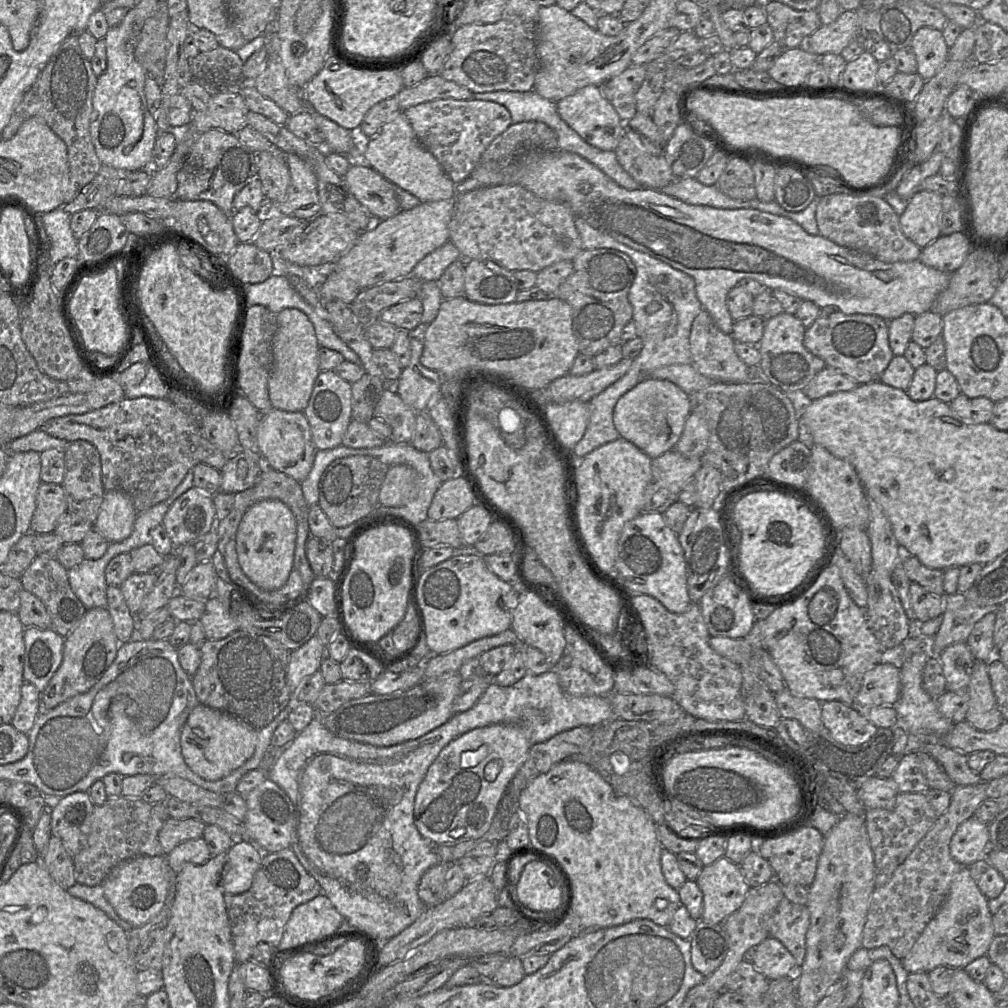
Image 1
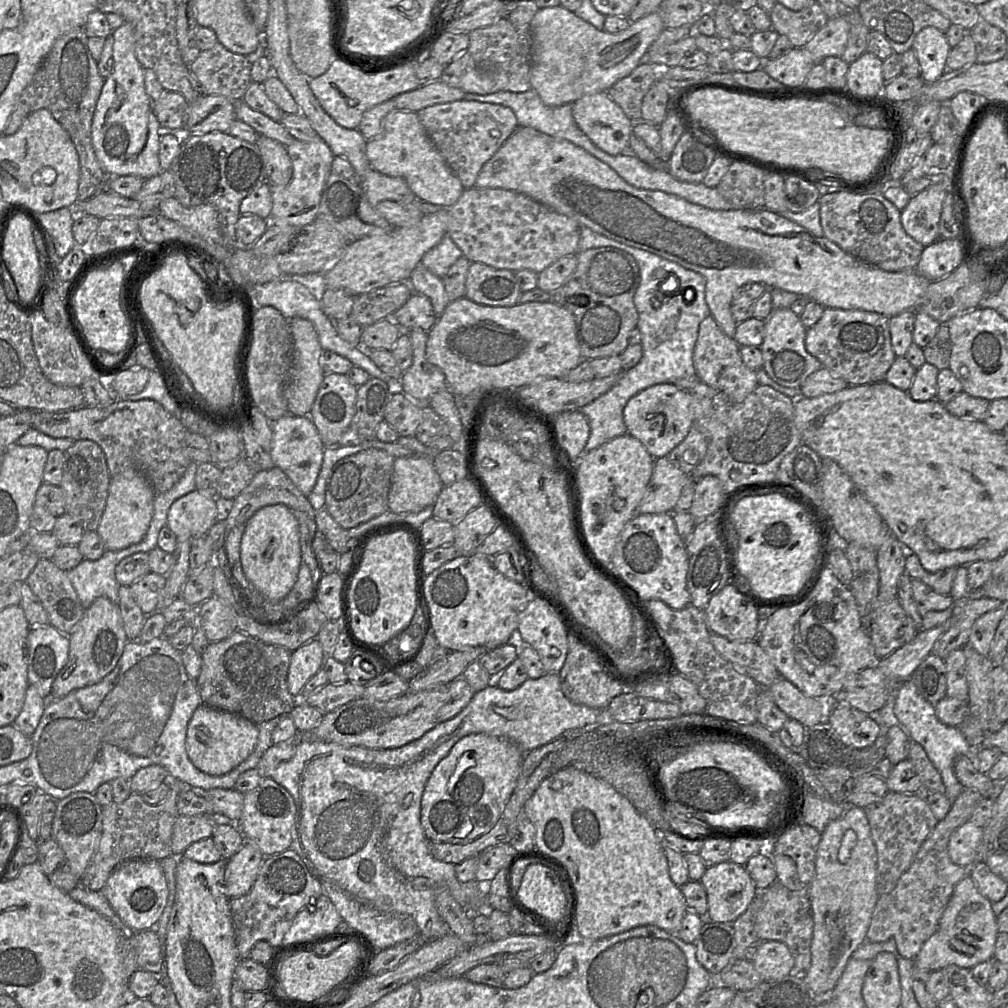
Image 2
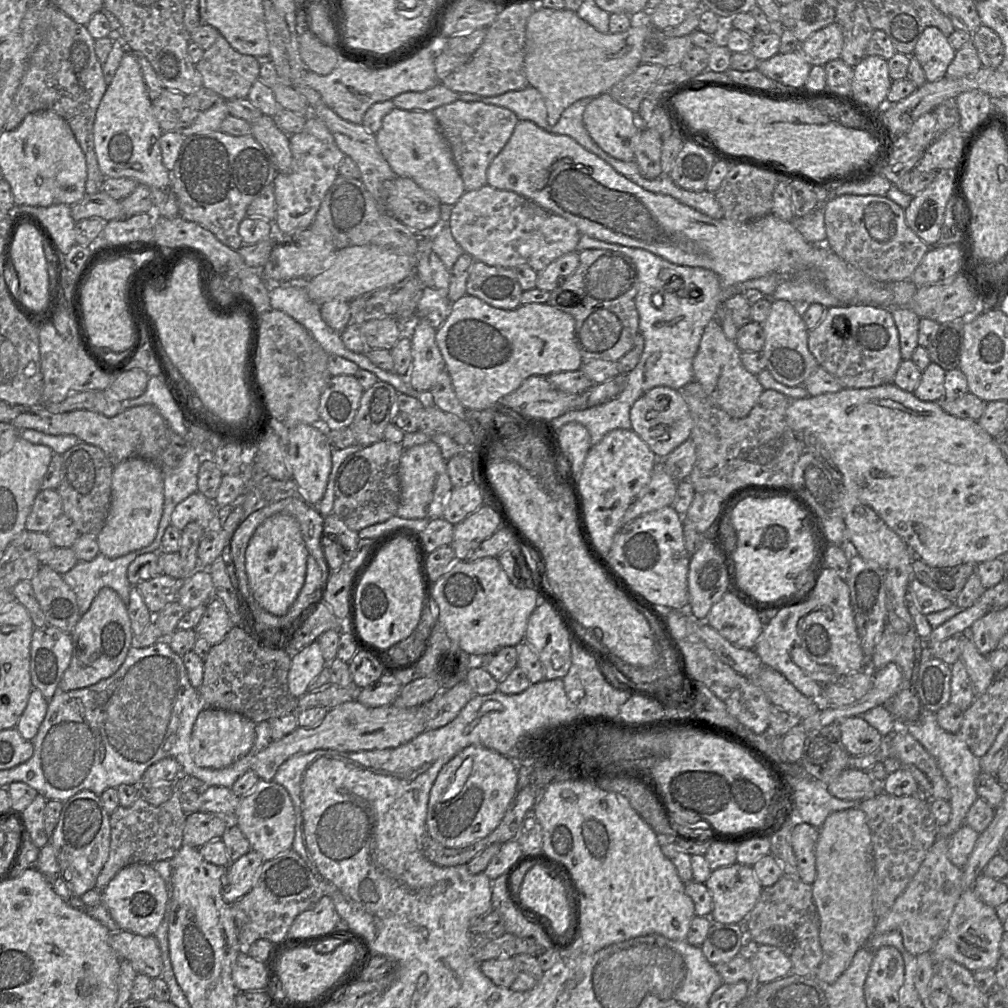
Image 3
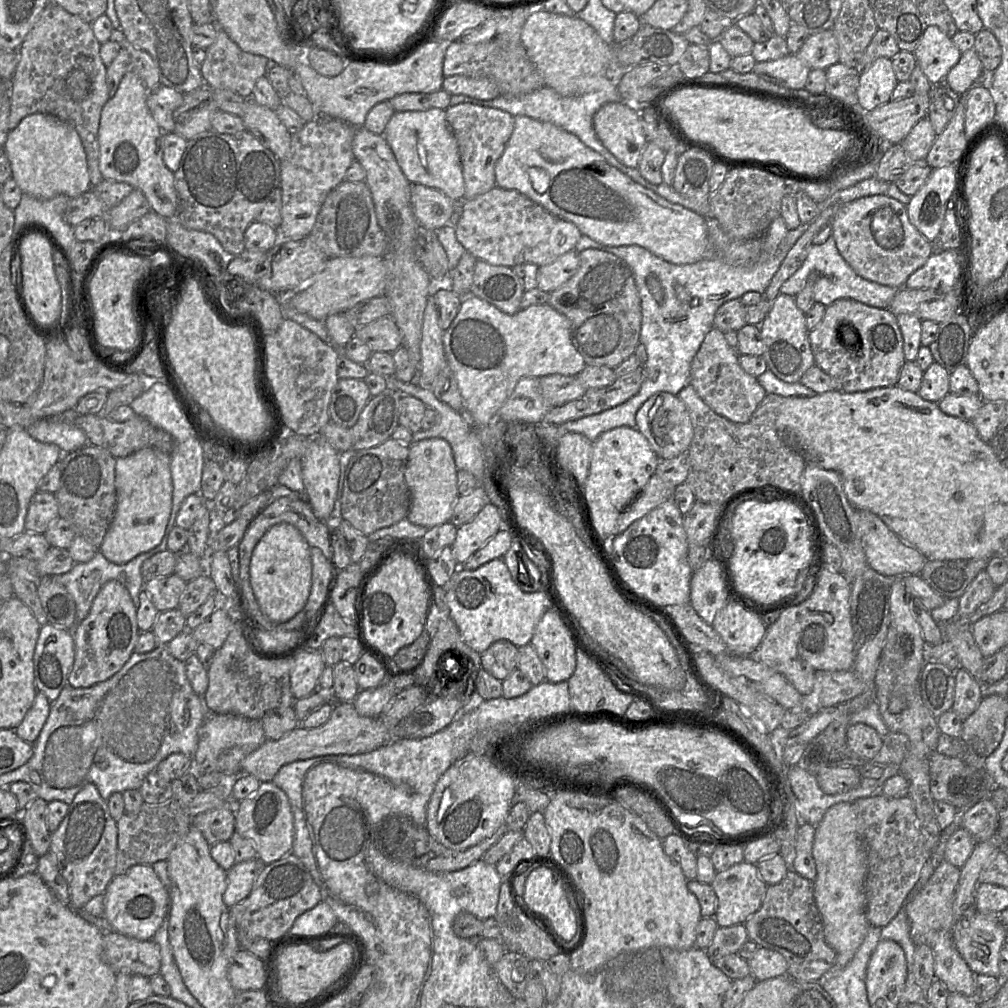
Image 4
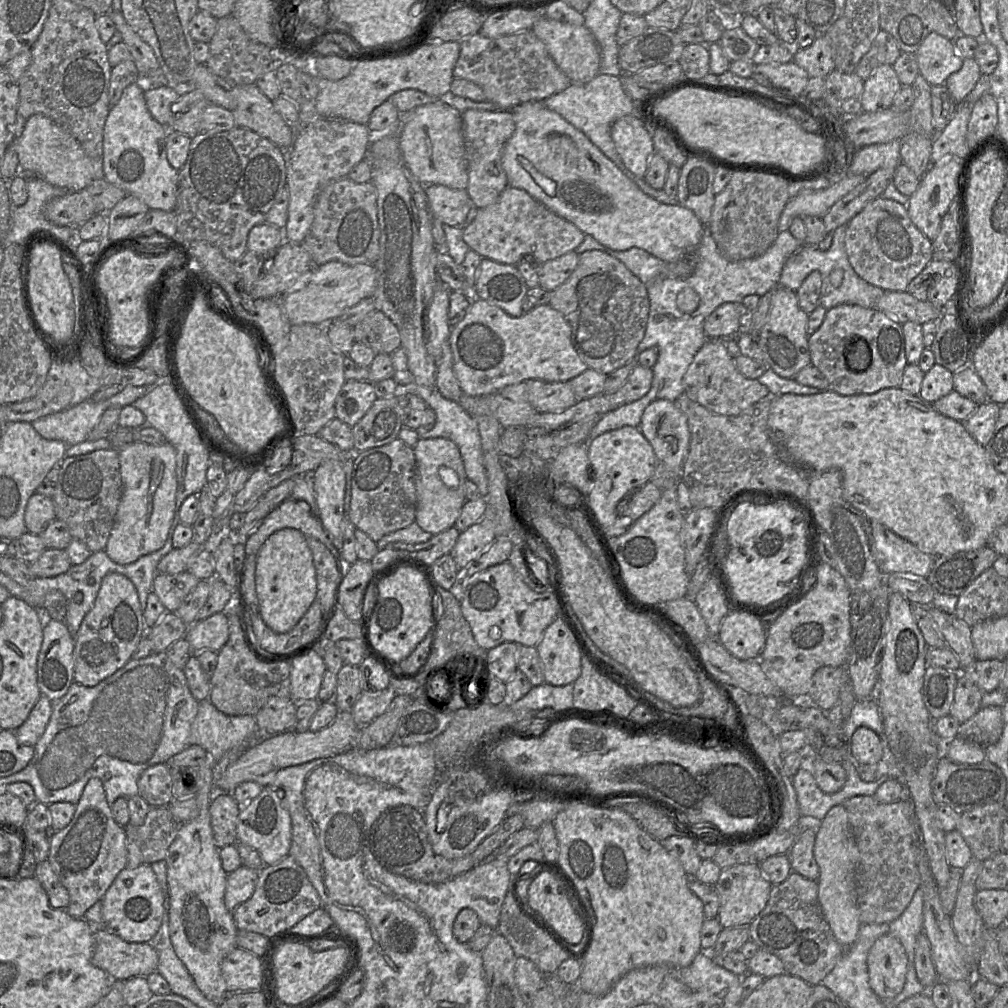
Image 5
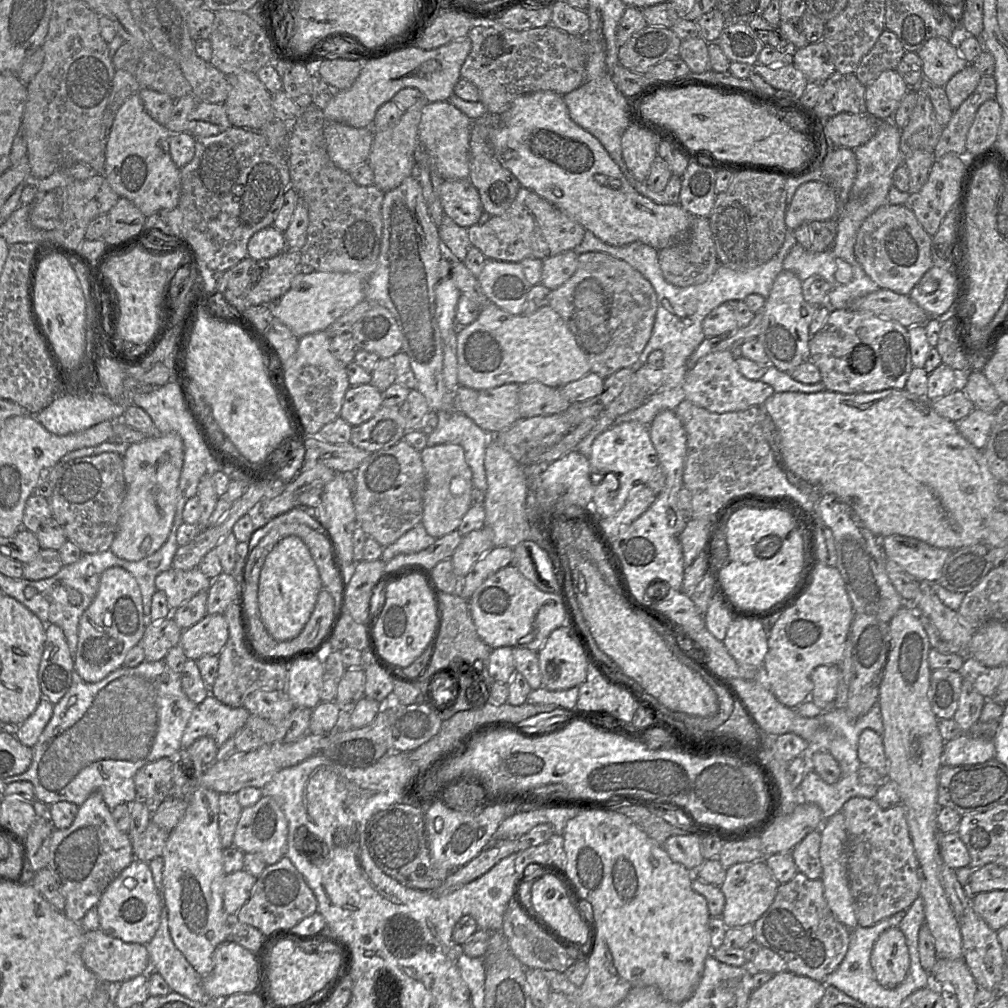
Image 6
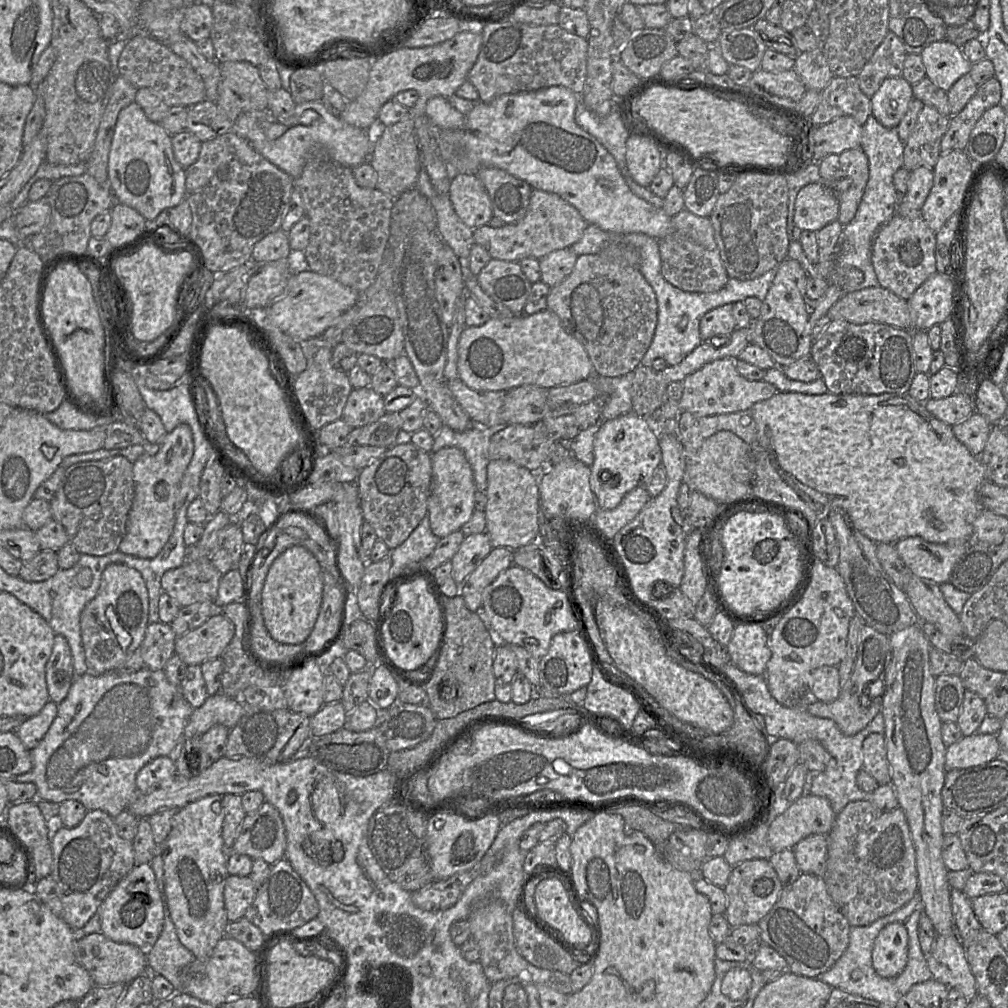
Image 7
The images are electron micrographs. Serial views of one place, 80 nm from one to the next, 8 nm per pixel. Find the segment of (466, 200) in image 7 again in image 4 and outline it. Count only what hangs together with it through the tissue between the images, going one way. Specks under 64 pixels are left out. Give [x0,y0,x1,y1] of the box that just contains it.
[411,184,455,230]

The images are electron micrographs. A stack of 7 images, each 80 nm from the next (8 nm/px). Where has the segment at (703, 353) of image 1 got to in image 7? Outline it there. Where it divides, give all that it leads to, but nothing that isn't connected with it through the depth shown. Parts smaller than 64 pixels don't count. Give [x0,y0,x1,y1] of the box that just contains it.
[678,358,777,417]

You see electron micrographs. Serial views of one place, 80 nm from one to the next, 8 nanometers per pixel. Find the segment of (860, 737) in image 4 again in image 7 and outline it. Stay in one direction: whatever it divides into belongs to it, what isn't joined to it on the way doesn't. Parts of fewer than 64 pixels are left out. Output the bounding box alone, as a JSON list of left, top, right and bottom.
[862,734,891,783]

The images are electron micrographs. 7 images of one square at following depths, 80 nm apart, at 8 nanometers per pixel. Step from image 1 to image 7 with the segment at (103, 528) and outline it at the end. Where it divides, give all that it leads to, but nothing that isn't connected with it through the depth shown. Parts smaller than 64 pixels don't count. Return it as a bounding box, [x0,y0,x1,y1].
[118,423,193,559]

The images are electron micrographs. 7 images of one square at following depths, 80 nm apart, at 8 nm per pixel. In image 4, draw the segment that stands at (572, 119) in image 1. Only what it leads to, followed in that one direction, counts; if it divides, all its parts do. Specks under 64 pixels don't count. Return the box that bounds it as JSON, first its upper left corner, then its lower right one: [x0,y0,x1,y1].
[593,102,648,168]

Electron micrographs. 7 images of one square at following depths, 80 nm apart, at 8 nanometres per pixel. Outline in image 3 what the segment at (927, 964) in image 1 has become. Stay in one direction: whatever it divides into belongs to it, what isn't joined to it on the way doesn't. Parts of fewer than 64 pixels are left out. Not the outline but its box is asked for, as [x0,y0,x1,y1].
[931,890,1004,972]

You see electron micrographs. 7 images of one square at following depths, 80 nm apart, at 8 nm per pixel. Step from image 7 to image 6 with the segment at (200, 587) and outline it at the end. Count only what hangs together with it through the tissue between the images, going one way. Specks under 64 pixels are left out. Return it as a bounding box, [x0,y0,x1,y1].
[155,568,212,610]

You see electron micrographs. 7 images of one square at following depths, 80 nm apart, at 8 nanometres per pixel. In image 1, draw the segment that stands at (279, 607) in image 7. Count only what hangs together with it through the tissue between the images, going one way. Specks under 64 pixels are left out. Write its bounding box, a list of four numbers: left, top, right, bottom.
[236,500,297,590]

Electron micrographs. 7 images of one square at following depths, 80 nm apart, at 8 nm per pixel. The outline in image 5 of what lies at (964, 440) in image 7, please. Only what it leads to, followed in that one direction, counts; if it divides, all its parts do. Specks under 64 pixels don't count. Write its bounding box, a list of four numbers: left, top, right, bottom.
[963,400,1000,446]

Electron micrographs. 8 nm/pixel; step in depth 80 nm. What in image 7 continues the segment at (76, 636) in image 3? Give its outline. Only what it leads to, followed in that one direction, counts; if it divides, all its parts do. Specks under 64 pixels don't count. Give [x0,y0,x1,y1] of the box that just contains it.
[80,563,149,675]

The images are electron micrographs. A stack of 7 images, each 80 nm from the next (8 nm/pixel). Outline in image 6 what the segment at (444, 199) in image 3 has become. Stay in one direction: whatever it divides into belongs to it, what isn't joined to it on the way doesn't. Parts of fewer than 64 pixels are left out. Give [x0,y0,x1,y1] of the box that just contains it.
[418,101,472,180]

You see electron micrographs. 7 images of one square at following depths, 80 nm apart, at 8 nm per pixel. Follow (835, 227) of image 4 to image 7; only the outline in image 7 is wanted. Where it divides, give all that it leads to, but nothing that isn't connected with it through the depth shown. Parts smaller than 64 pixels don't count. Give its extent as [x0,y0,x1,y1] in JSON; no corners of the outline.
[871,214,937,300]

